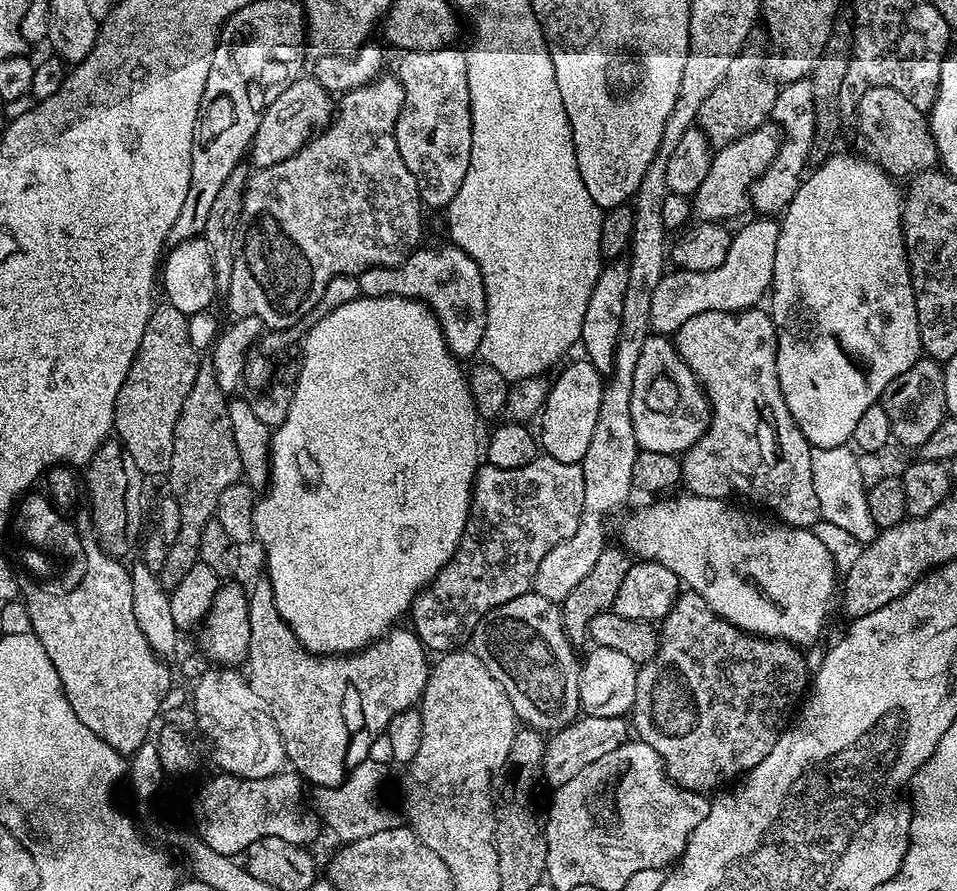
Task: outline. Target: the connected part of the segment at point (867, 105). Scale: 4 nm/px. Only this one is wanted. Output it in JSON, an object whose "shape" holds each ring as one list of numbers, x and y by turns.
{"shape":[[871,88,860,96,854,113,856,124,872,147,871,155,877,164,893,178,911,178,918,172,937,167,936,143,925,113,906,94,898,94,893,88]]}

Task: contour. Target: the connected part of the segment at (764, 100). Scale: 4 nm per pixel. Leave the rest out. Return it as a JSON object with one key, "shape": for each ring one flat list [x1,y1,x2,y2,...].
{"shape":[[741,50,734,62,730,62,726,78,722,78,722,82,710,90,706,102,702,102,702,110,698,110,696,115,696,124,713,149,725,148,755,128,765,127,774,110,777,85,772,85,771,78,760,69,759,58,748,51]]}

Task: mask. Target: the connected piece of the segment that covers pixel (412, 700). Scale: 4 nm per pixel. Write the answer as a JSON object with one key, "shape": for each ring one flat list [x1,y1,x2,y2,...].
{"shape":[[260,578,256,584,256,589,251,590,248,596,248,612,250,614,250,638,248,656,246,659,246,677,249,687,262,698,264,708,269,712,270,718,273,719,274,726,278,728,278,734,281,735,282,746,285,747,285,754,287,756,287,763,291,765,295,771,299,772,309,785,316,788,337,788,342,783,349,771,361,764,362,761,369,759,372,748,372,743,376,739,383,737,388,730,388,723,390,718,394,718,394,714,402,714,402,710,407,708,416,708,421,701,424,694,424,687,428,681,428,674,430,671,430,656,424,647,424,643,416,637,415,632,409,630,404,626,397,626,391,632,375,640,373,644,367,644,359,652,345,654,342,656,316,656,312,652,307,652,304,647,298,642,296,635,290,630,290,626,278,614,276,603,272,597,272,585,268,583,267,579]]}

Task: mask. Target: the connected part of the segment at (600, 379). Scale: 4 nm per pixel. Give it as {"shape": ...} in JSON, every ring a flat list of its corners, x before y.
{"shape":[[579,359,573,364,565,363,555,373,556,381,551,381,548,396,538,416,538,444,543,455,571,464,579,464,584,459,586,446,590,446,590,438,594,438,594,426,598,422,598,410,602,406,606,383,605,377,594,365,589,364,587,359]]}

